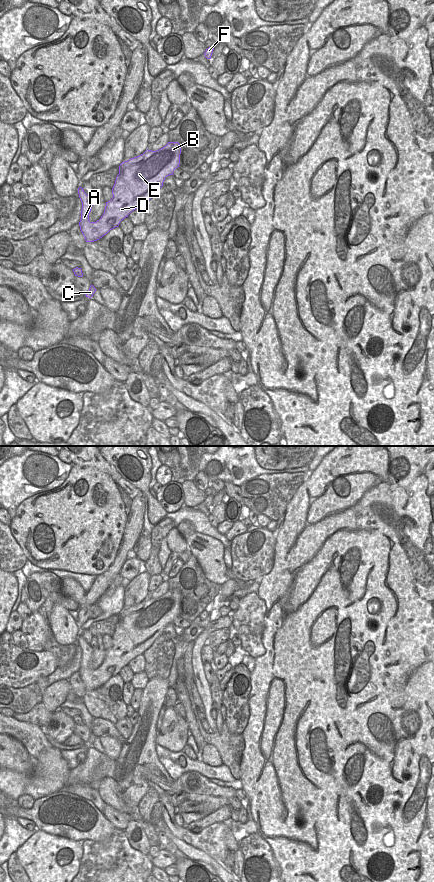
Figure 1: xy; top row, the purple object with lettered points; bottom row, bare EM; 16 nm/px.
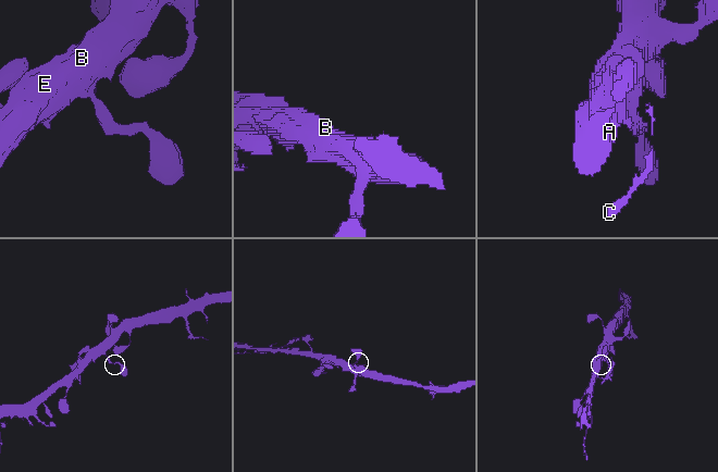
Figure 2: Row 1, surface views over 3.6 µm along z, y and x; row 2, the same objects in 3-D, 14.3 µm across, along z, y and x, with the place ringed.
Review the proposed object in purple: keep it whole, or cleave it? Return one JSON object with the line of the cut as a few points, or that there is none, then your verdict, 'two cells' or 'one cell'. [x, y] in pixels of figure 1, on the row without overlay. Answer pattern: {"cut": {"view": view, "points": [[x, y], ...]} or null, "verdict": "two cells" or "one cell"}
{"cut": null, "verdict": "one cell"}

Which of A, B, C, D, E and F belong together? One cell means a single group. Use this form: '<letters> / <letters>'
A B C D E F

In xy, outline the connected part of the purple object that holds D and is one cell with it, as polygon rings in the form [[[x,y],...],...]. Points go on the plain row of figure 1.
[[[168,590],[163,596],[143,602],[122,610],[119,622],[112,636],[113,645],[106,650],[103,663],[96,670],[89,669],[93,649],[78,636],[82,650],[80,678],[86,690],[94,690],[118,675],[128,663],[143,654],[154,641],[163,634],[165,626],[173,623],[180,612],[181,593]]]

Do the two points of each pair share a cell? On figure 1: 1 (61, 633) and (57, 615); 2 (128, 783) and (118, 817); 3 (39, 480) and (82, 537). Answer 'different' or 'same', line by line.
1: same
2: different
3: different

